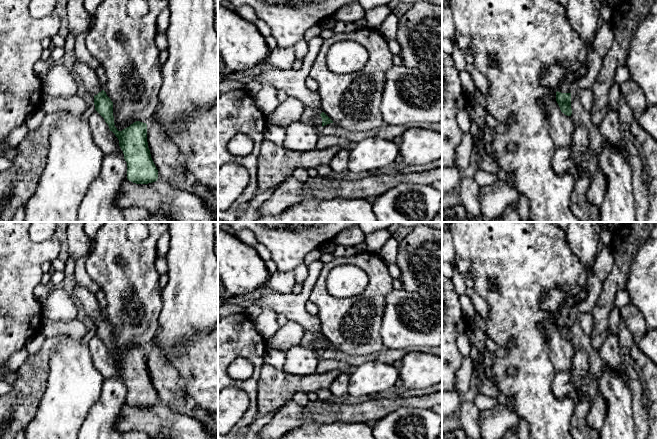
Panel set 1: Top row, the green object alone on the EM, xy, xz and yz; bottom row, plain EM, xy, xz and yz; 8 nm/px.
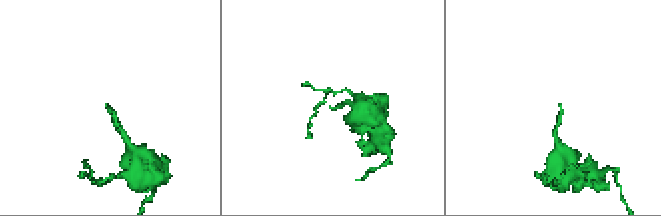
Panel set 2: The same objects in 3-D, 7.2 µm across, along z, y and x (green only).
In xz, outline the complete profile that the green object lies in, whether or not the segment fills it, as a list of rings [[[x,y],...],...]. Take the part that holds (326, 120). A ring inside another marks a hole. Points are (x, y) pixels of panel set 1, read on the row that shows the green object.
[[[322,112],[320,115],[316,115],[313,119],[313,125],[318,128],[330,123],[333,123],[333,121],[324,112]]]

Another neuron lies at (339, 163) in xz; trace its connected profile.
[[[344,148],[340,150],[330,161],[329,166],[335,173],[348,170],[349,150]]]

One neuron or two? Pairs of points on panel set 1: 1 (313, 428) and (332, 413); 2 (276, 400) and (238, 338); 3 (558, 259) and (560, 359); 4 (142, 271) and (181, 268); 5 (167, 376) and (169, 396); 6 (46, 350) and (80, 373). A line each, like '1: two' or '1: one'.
1: two
2: two
3: two
4: two
5: one
6: two

